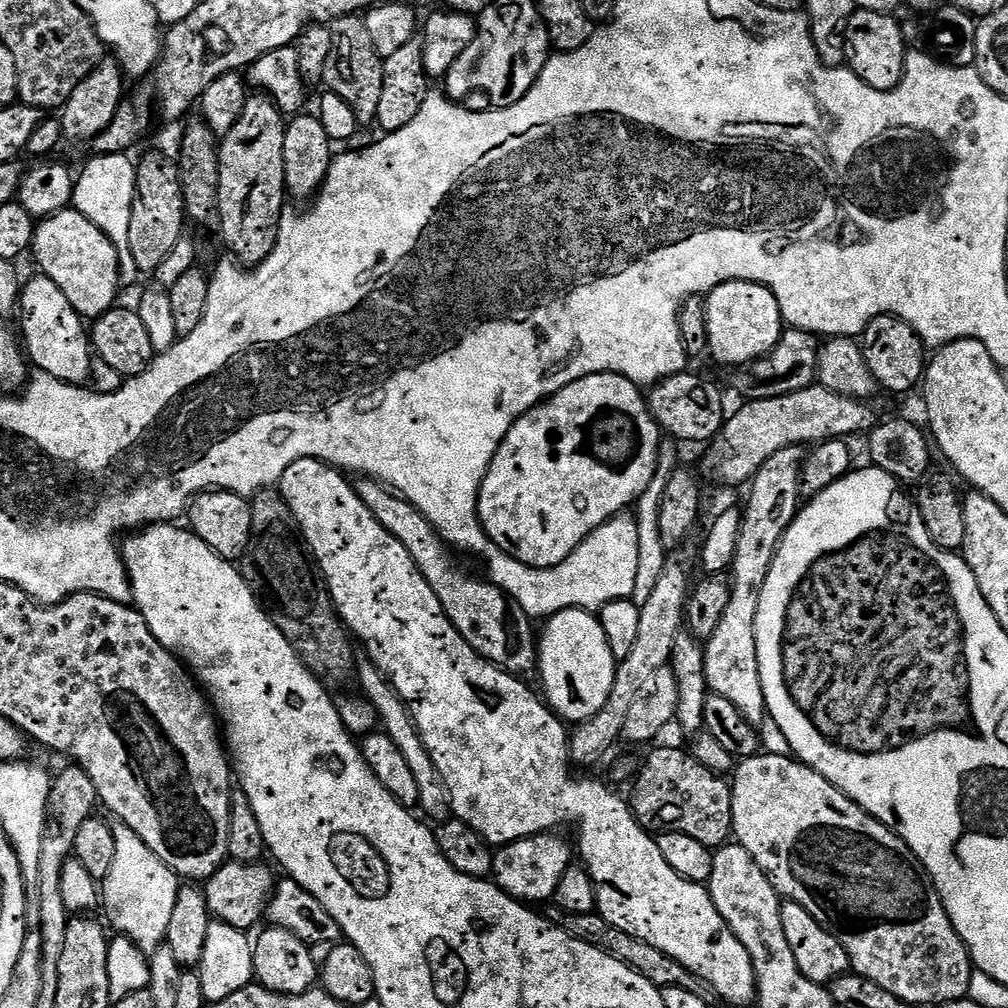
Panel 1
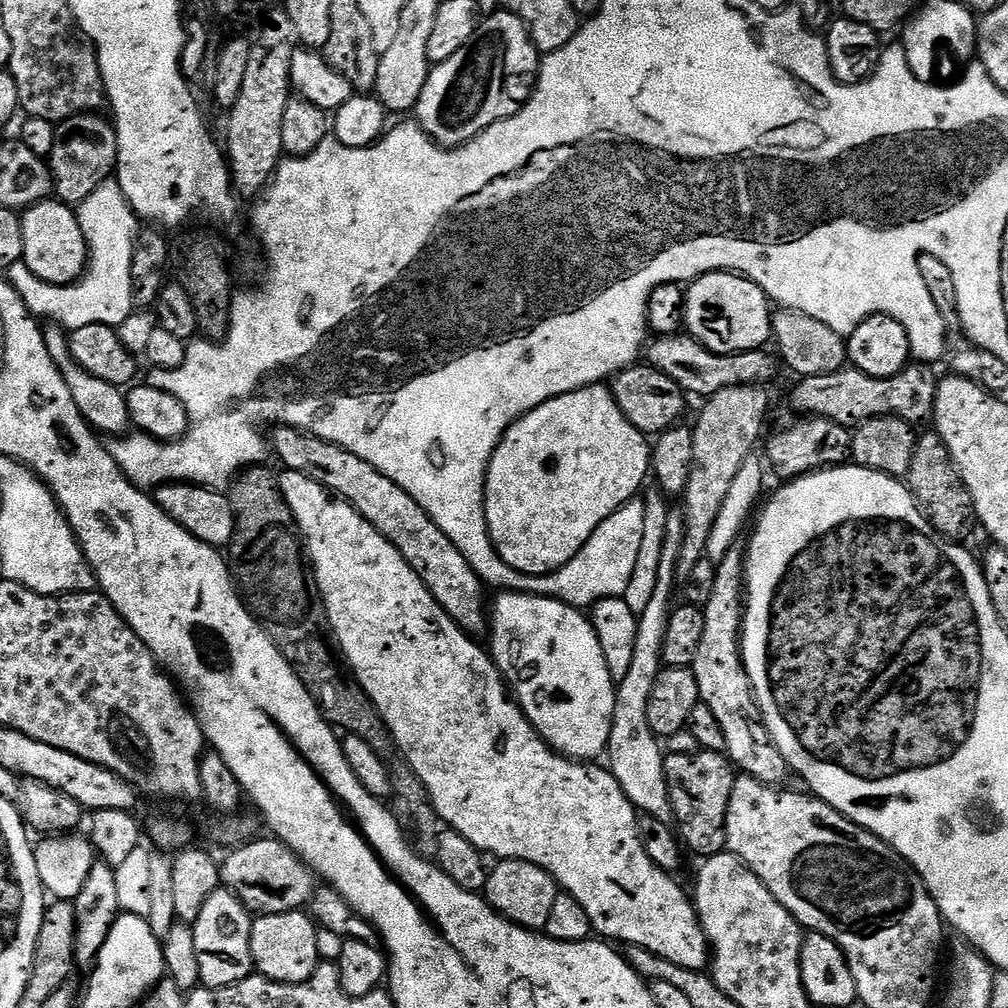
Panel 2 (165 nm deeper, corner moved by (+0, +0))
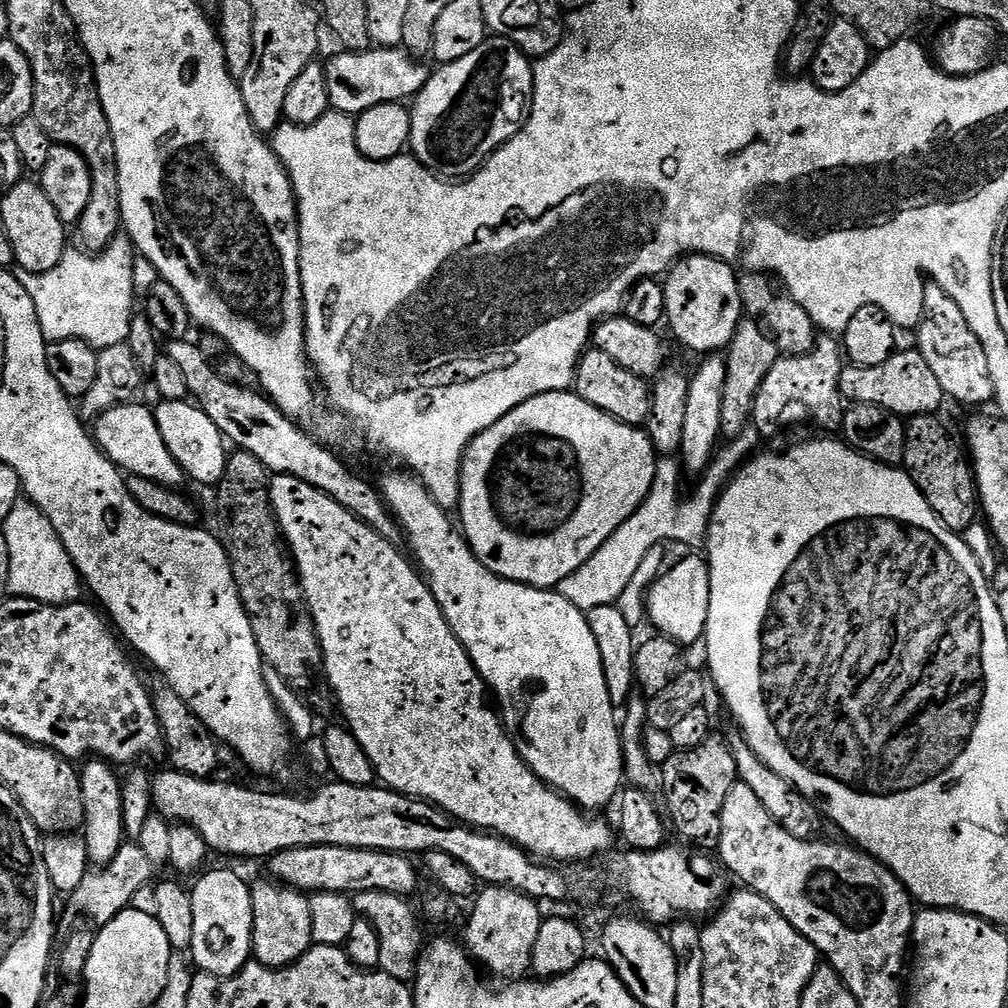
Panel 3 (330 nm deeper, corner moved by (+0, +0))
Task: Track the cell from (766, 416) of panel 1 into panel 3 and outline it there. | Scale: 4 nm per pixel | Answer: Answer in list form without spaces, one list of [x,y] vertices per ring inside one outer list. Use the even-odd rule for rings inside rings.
[[[918,350],[911,351],[893,352],[892,357],[882,366],[860,368],[857,364],[849,363],[840,375],[841,396],[852,404],[882,406],[901,418],[939,413],[939,408],[946,404],[946,397],[938,377],[930,371],[930,365]]]

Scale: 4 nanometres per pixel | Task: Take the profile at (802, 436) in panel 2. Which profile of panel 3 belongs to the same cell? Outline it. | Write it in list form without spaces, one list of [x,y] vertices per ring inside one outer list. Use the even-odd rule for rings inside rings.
[[[821,335],[812,351],[801,356],[781,355],[780,360],[774,362],[774,370],[766,374],[752,407],[752,420],[761,433],[776,432],[779,428],[790,427],[791,424],[817,424],[818,427],[825,428],[828,431],[825,433],[828,434],[836,434],[843,429],[846,401],[840,394],[840,375],[846,364],[842,359],[841,345],[832,340],[835,339],[831,335]]]

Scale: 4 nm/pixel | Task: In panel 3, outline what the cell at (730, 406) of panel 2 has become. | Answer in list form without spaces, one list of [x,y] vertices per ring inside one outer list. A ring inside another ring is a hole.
[[[745,319],[738,326],[732,343],[726,349],[727,370],[721,410],[722,433],[725,437],[731,438],[749,427],[758,390],[766,374],[774,370],[774,362],[778,362],[781,355],[775,340],[755,319]]]

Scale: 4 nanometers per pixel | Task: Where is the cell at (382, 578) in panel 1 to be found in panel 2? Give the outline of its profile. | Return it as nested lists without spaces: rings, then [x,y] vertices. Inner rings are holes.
[[[284,470],[279,473],[279,478],[282,494],[294,514],[296,527],[306,545],[307,559],[316,573],[320,597],[324,599],[326,606],[331,635],[334,637],[355,683],[360,684],[364,693],[370,698],[370,702],[374,702],[378,714],[390,730],[392,741],[406,758],[406,762],[410,762],[414,774],[418,774],[418,778],[426,786],[441,821],[451,831],[462,834],[462,838],[466,838],[479,852],[483,852],[489,857],[496,856],[492,858],[500,860],[525,860],[534,862],[534,866],[542,866],[542,870],[549,872],[555,878],[557,885],[563,891],[569,892],[578,902],[578,906],[582,906],[582,910],[586,910],[586,918],[590,918],[593,929],[601,937],[612,942],[620,940],[621,945],[637,944],[650,950],[656,956],[670,958],[670,962],[674,962],[678,966],[697,970],[707,969],[710,964],[710,945],[704,927],[700,925],[700,919],[696,916],[693,897],[689,893],[688,896],[684,893],[684,888],[676,881],[675,875],[663,872],[662,869],[654,866],[654,862],[650,862],[650,854],[646,854],[644,843],[640,841],[640,826],[636,807],[626,798],[626,794],[622,794],[622,786],[618,786],[614,774],[609,772],[607,767],[600,765],[599,768],[599,763],[577,762],[569,760],[566,756],[561,756],[536,733],[536,728],[530,723],[519,703],[515,699],[508,700],[509,689],[506,687],[506,681],[500,675],[500,669],[492,661],[491,655],[485,649],[483,652],[476,645],[479,643],[467,632],[463,632],[449,618],[446,610],[442,606],[438,606],[438,602],[430,594],[430,590],[426,590],[422,578],[418,578],[418,574],[414,574],[414,570],[406,562],[406,558],[402,558],[399,550],[377,528],[370,526],[370,522],[366,522],[366,518],[362,518],[362,514],[358,514],[358,510],[354,510],[352,505],[329,492],[327,488],[323,488],[318,482],[314,482],[314,478],[306,478],[306,474]]]

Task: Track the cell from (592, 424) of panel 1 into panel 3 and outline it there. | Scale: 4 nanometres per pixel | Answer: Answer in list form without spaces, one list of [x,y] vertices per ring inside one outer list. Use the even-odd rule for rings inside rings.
[[[565,390],[563,392],[547,392],[541,396],[530,398],[522,402],[510,414],[498,418],[494,426],[479,432],[468,444],[468,449],[464,451],[464,463],[460,465],[460,512],[459,523],[462,525],[462,535],[472,547],[474,555],[480,559],[482,566],[486,566],[494,574],[498,574],[507,580],[513,580],[519,584],[524,584],[527,588],[543,588],[545,590],[559,589],[560,583],[578,566],[586,566],[598,550],[638,510],[638,506],[648,497],[648,492],[652,489],[654,474],[656,473],[656,461],[658,453],[648,440],[647,431],[631,424],[623,424],[621,420],[616,420],[610,414],[598,410],[590,402],[586,402],[575,391]]]

